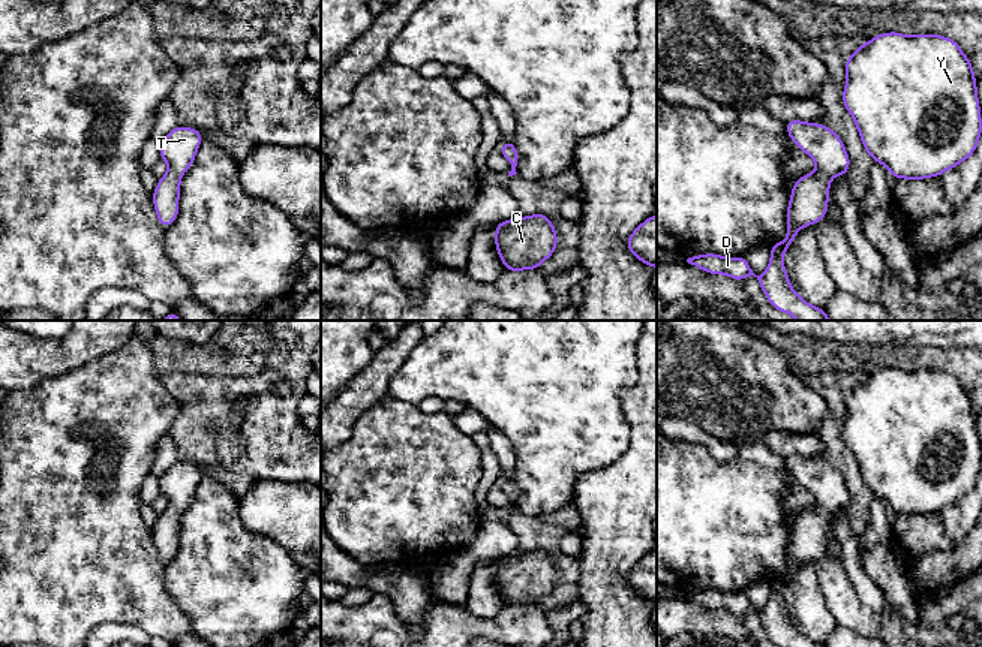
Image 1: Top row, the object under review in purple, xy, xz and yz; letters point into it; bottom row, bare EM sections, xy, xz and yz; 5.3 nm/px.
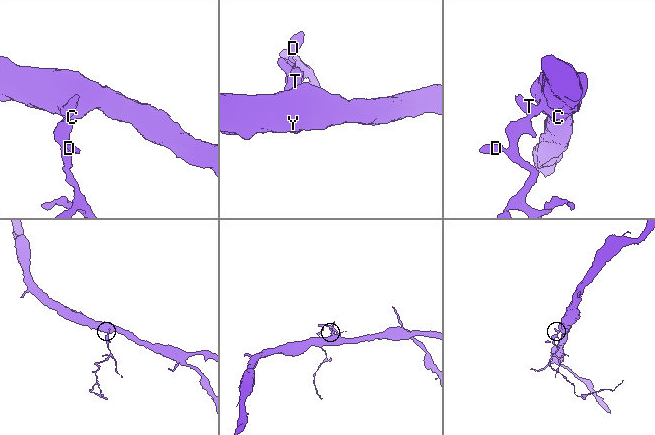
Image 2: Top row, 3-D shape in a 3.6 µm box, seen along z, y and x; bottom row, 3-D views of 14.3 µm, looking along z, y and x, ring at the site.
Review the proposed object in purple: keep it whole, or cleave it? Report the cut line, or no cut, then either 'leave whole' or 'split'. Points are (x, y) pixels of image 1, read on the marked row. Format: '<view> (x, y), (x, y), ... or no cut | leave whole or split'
no cut | leave whole

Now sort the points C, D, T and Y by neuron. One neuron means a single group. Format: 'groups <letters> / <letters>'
groups C D T Y

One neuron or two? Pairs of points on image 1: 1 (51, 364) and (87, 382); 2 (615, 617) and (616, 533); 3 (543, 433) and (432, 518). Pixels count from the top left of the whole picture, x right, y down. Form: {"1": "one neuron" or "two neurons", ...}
{"1": "two neurons", "2": "one neuron", "3": "two neurons"}

